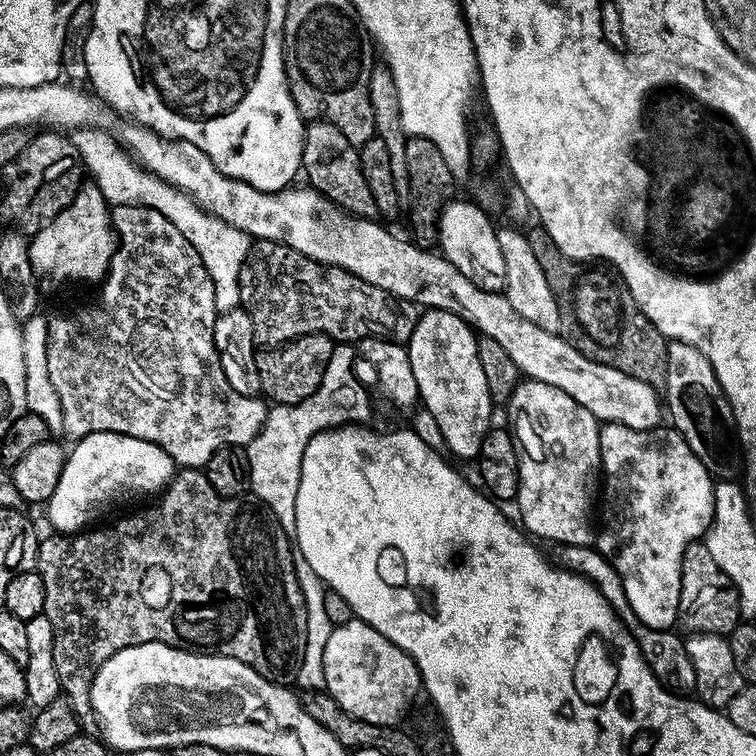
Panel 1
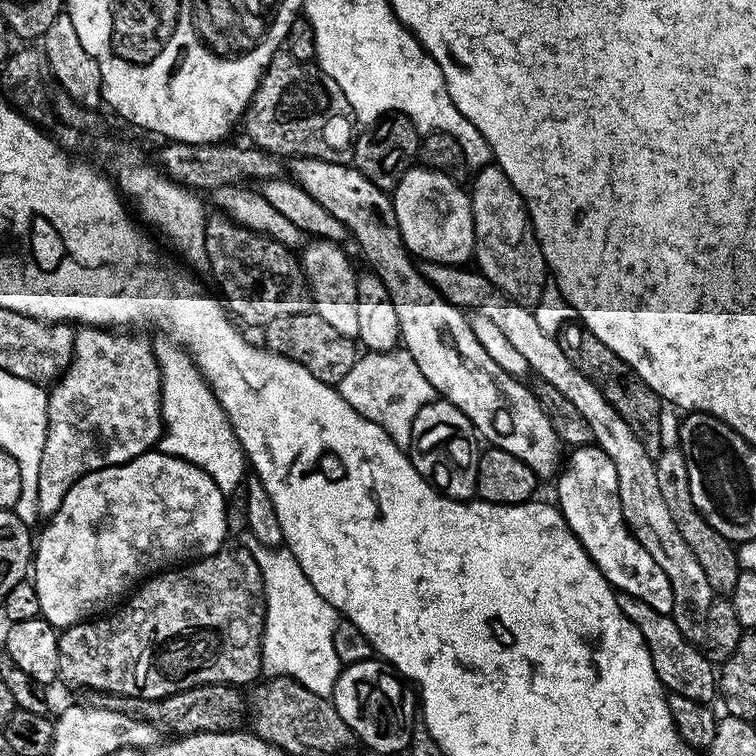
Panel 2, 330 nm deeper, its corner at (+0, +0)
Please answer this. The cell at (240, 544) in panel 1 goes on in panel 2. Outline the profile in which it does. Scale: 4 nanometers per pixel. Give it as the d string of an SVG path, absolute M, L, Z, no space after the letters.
M225 546L213 556L193 559L183 566L161 571L159 574L145 579L115 610L109 611L99 618L89 618L83 624L74 624L63 629L58 634L58 678L61 681L65 680L68 684L73 684L76 688L86 688L85 690L112 693L118 696L136 696L138 699L148 699L153 702L157 702L165 696L174 695L175 692L203 684L218 683L245 686L244 684L249 683L248 685L251 685L257 679L255 676L261 675L262 672L260 666L260 635L263 632L264 574L260 570L260 560L257 557L252 557L244 548Z

